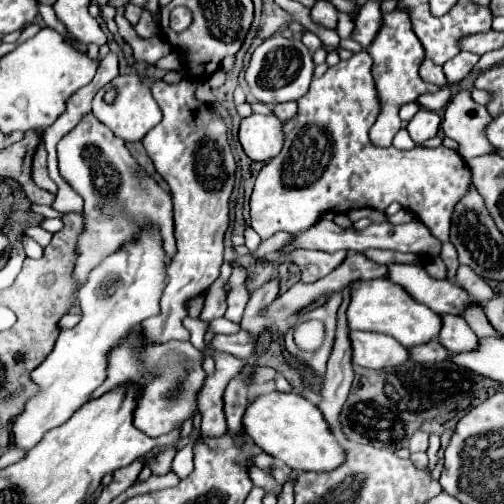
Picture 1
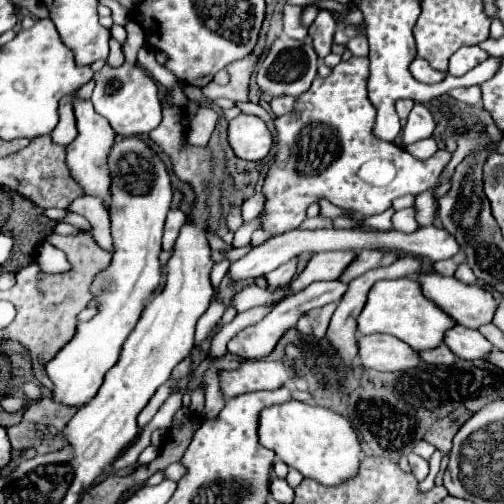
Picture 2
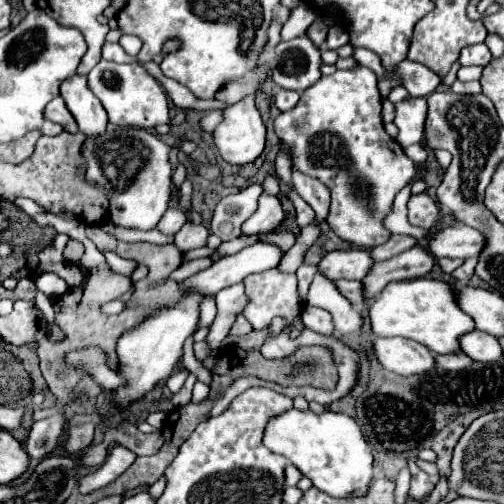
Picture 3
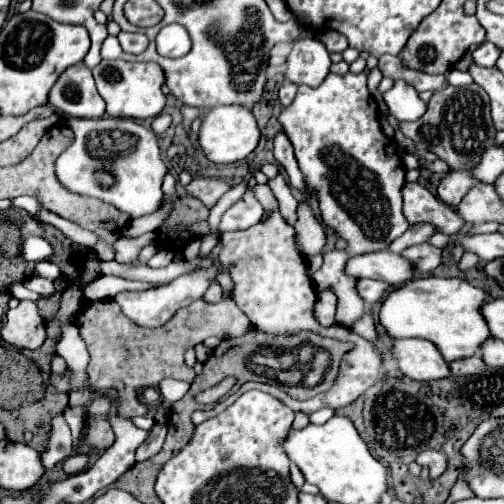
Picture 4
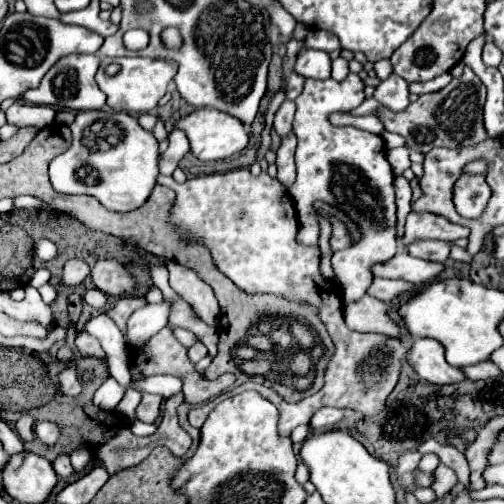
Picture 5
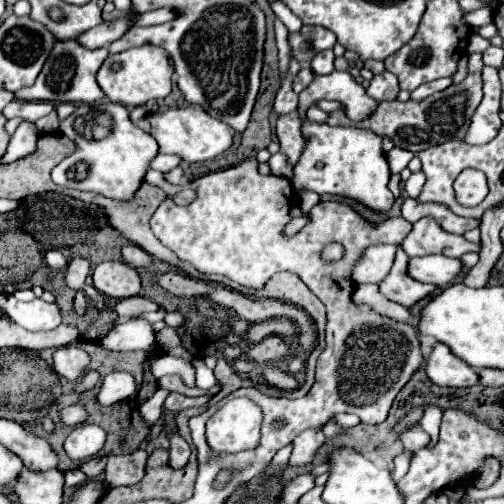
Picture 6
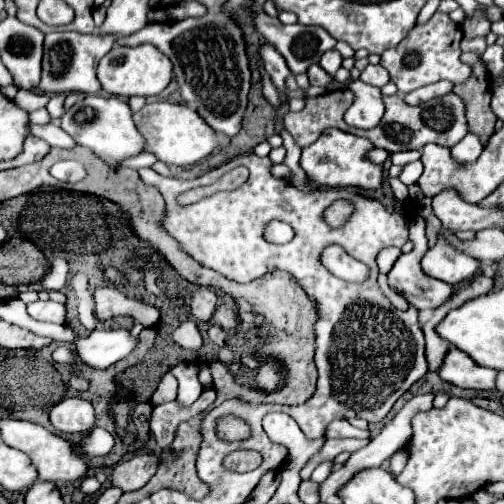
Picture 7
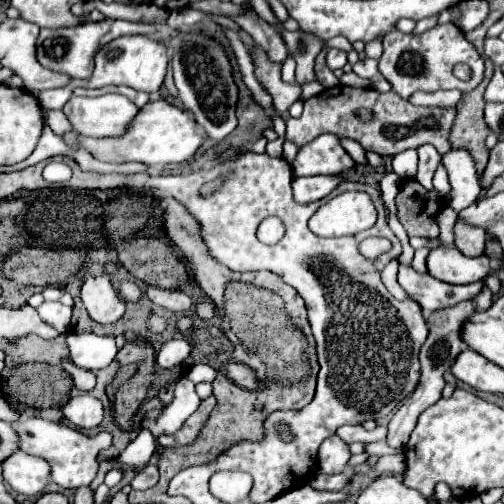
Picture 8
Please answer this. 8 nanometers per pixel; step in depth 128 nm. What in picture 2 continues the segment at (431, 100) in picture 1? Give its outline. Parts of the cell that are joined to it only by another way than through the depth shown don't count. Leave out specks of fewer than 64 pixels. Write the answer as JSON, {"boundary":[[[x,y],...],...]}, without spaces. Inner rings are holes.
{"boundary":[[[478,85],[450,90],[448,95],[455,100],[468,105],[474,106],[482,104],[481,91]]]}

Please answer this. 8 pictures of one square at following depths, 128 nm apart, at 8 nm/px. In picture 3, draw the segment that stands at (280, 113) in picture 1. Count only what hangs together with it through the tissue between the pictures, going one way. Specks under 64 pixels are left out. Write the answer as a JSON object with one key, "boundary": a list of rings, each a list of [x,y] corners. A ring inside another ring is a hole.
{"boundary":[[[278,90],[276,96],[274,96],[274,104],[280,112],[286,112],[298,102],[298,98],[300,98],[300,94],[294,92],[294,90]]]}

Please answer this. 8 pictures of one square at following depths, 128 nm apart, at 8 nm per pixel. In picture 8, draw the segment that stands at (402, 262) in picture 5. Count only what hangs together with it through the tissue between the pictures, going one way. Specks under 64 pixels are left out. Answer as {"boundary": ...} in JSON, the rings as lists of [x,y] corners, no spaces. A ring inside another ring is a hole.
{"boundary":[[[444,206],[442,212],[438,214],[438,240],[440,246],[434,248],[428,254],[426,266],[428,272],[448,284],[470,284],[470,282],[478,282],[484,280],[490,272],[488,266],[488,256],[478,256],[478,258],[468,258],[464,254],[458,252],[458,248],[454,246],[454,224],[458,220],[458,212],[452,210],[450,206]]]}

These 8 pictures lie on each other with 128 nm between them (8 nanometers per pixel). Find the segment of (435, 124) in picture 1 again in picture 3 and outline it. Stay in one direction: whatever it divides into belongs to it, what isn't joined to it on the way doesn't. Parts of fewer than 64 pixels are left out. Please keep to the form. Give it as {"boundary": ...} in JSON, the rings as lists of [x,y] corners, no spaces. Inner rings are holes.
{"boundary":[[[408,98],[396,104],[396,118],[400,134],[396,142],[406,148],[410,144],[418,144],[424,140],[424,124],[426,124],[426,98]]]}

